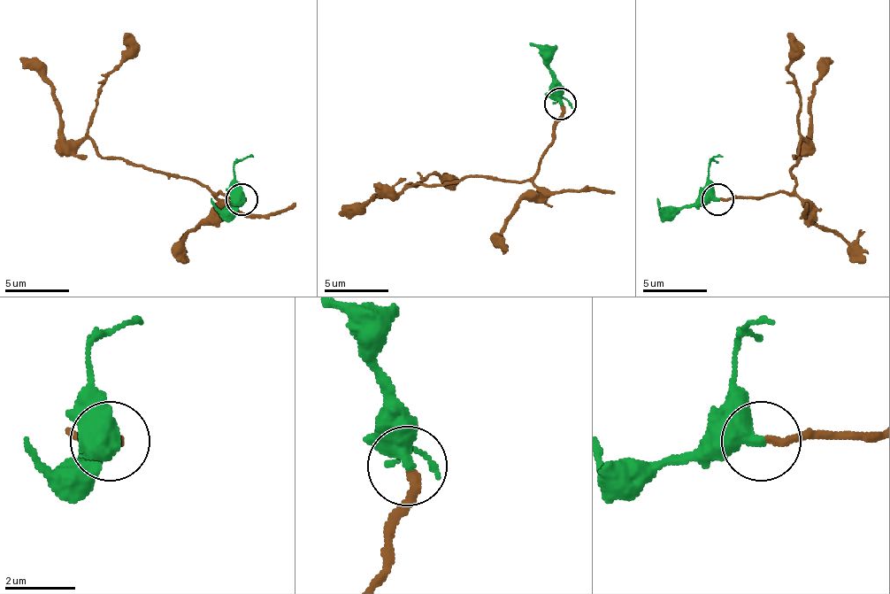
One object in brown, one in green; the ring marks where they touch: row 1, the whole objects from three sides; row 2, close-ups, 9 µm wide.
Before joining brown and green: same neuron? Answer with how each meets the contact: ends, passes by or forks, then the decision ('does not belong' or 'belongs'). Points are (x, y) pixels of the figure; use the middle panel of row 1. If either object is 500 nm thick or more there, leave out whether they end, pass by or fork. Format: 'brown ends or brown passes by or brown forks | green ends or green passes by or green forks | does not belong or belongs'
belongs

